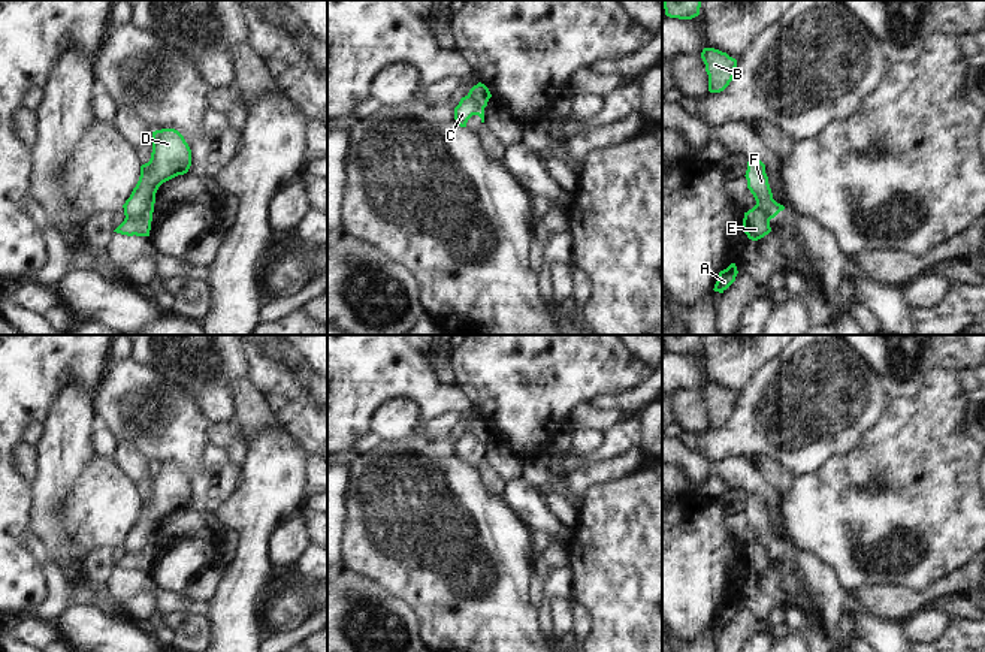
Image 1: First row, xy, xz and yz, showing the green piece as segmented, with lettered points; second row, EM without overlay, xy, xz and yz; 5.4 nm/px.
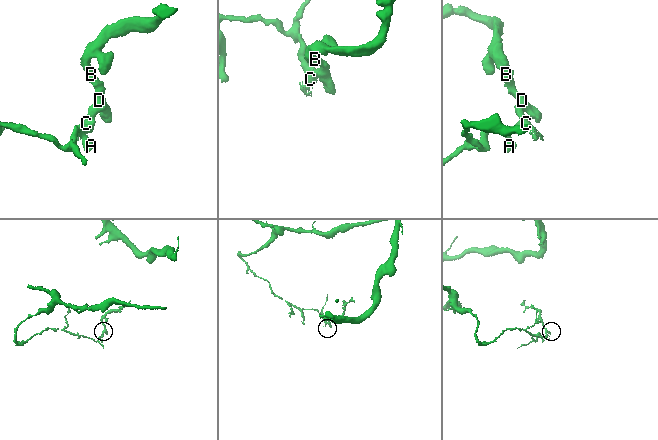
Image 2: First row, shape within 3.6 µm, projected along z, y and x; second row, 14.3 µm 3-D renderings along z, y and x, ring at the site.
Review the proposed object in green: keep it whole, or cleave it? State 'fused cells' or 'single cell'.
fused cells

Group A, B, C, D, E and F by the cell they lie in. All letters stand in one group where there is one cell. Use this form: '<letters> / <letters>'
A E / B C D F

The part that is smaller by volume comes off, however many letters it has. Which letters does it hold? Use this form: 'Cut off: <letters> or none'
Cut off: B, C, D, F

